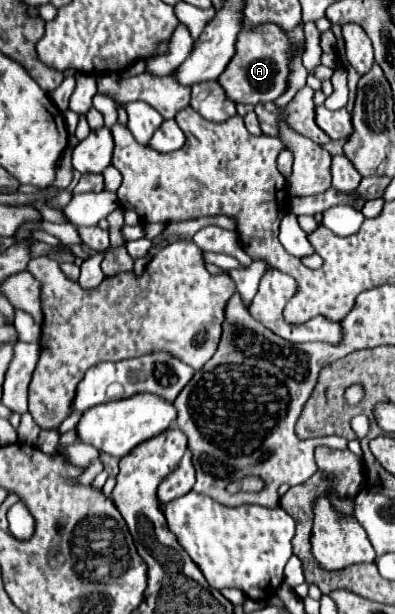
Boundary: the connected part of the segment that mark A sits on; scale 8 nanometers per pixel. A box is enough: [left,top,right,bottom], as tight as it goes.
[219,22,305,104]

